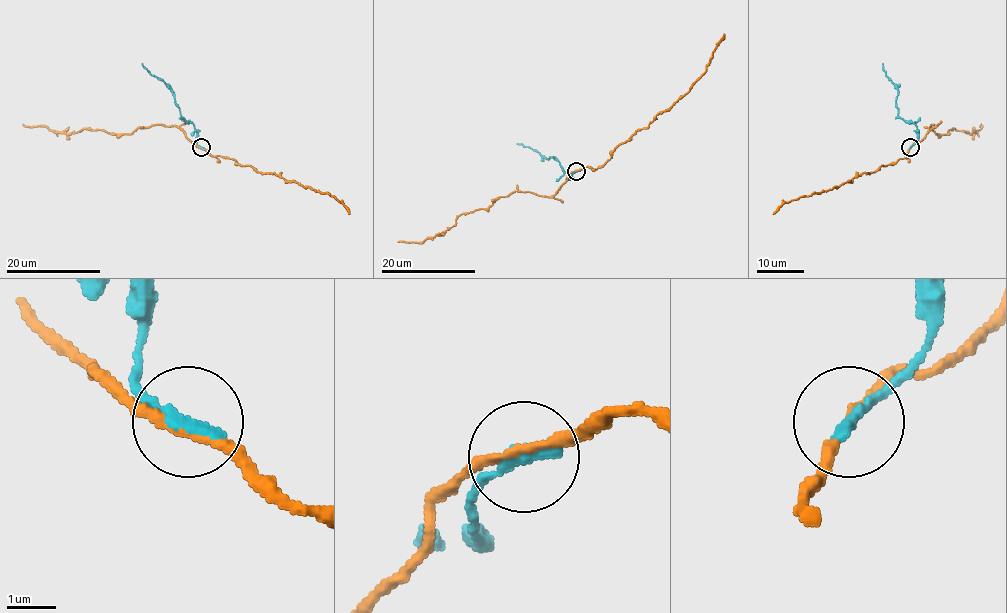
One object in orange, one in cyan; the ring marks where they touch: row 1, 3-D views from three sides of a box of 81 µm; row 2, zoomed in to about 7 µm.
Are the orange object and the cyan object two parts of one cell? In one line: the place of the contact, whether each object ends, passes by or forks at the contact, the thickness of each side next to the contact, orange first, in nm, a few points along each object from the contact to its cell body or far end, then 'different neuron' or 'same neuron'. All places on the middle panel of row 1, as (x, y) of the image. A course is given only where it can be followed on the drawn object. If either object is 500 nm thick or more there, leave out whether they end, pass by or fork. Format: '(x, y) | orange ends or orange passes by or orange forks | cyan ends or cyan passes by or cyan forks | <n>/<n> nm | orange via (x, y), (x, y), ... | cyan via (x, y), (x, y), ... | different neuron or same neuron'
(576, 171) | orange passes by | cyan ends | 160/320 nm | orange via (575, 171), (601, 167), (618, 145), (668, 111), (705, 71), (724, 33) | cyan via (577, 171), (571, 178), (555, 158), (545, 158), (538, 151), (516, 143) | different neuron

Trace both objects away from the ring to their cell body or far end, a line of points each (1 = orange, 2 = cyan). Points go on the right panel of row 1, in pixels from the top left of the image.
1: (910, 148), (908, 156), (896, 162), (862, 172), (830, 190), (791, 200), (772, 214)
2: (910, 148), (916, 142), (917, 129), (897, 115), (897, 87), (887, 77), (882, 63)

